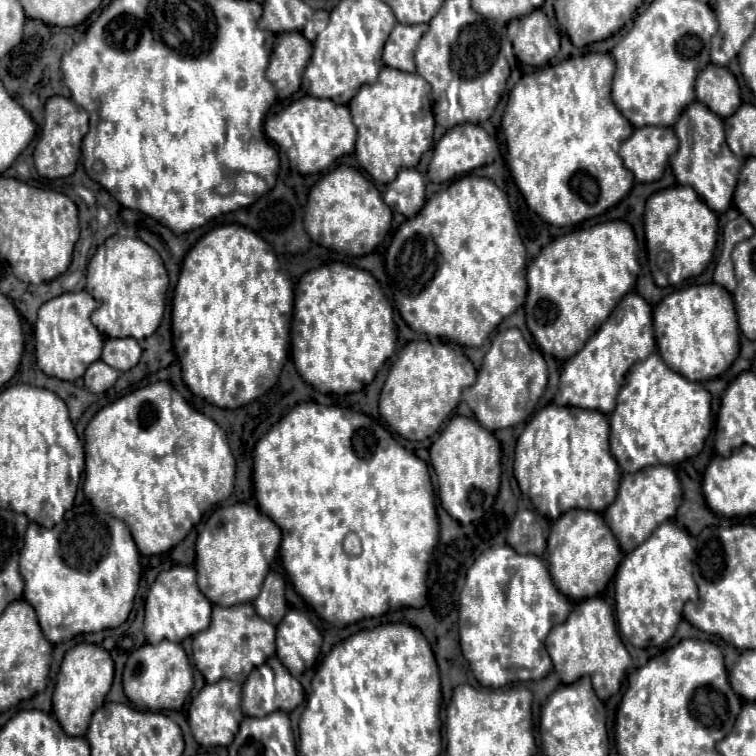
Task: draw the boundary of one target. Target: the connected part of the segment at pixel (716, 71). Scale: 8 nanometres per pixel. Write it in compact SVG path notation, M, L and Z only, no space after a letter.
M709 63L697 75L695 93L697 101L705 103L715 115L721 115L721 119L733 115L733 111L737 111L737 107L741 105L735 75L729 69L713 63Z

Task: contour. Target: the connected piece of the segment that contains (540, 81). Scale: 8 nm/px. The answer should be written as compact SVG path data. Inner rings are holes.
M588 52L523 75L509 93L501 121L509 151L507 167L529 209L551 225L567 227L601 215L619 203L633 187L633 173L621 163L621 157L617 155L621 141L633 133L633 127L629 129L631 123L611 101L609 83L613 79L613 71L615 63L609 53Z

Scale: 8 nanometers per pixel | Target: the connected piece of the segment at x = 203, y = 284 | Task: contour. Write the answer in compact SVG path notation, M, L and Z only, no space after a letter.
M231 223L209 231L185 255L173 297L173 343L187 387L207 403L237 409L269 391L281 373L289 347L293 285L279 271L271 245L243 225Z

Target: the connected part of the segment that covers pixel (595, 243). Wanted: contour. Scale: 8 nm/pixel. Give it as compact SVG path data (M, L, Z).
M607 221L591 227L581 227L573 233L553 239L541 249L541 253L527 267L527 299L525 299L525 317L527 329L533 335L537 347L553 355L559 361L573 357L587 339L603 325L619 299L629 293L637 281L640 265L637 257L637 239L627 221Z

